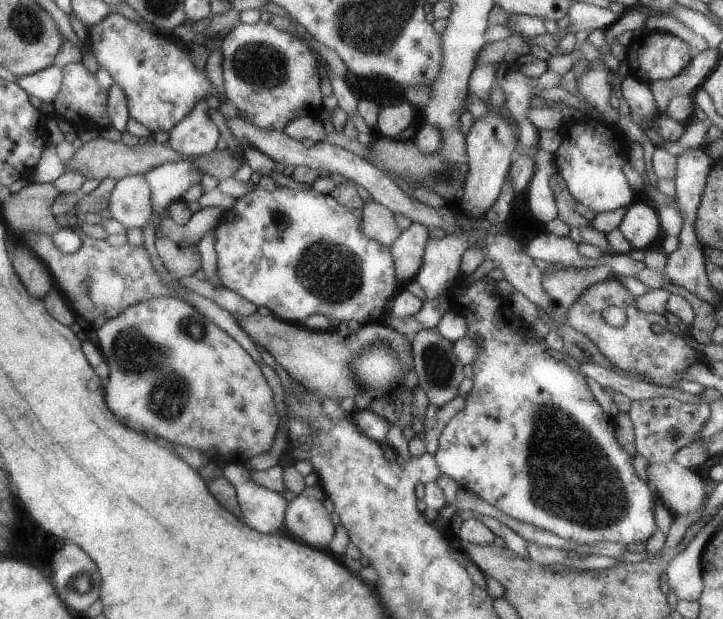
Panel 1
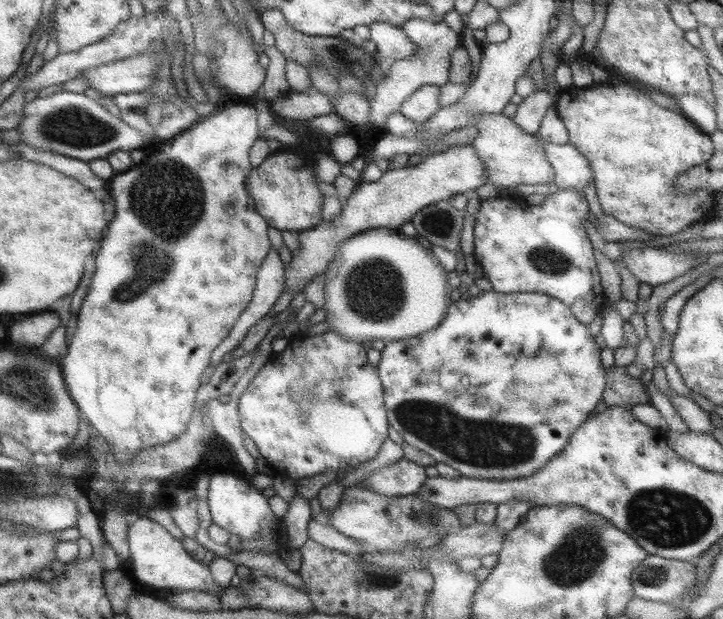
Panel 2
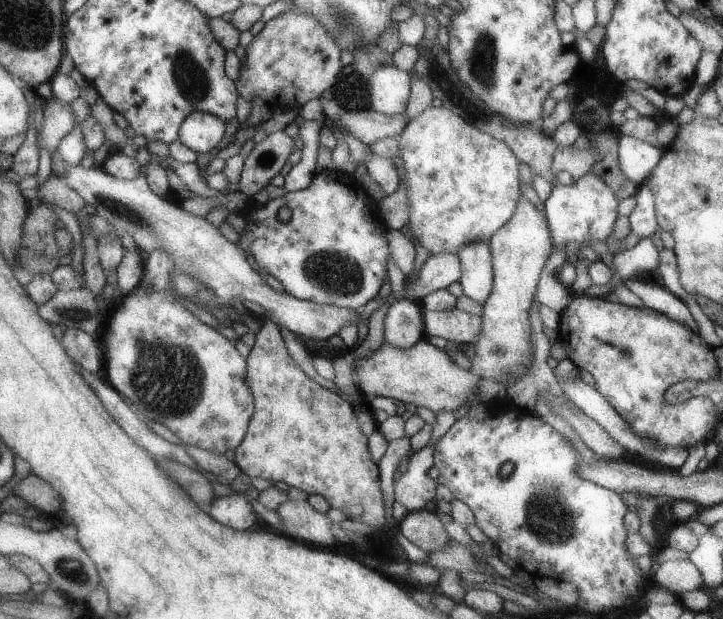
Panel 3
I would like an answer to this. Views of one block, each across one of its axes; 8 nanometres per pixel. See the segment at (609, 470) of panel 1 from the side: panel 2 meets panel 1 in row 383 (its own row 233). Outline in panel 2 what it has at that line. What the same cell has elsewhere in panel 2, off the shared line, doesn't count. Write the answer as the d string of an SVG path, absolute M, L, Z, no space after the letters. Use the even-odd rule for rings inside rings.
M559 189L557 192L554 192L553 195L546 195L543 203L530 206L526 206L526 204L524 204L524 208L522 208L522 204L518 204L518 202L514 202L514 200L502 200L502 198L499 196L490 199L482 199L480 202L480 208L475 217L476 219L473 235L476 250L474 255L477 262L483 269L484 276L491 282L494 291L504 294L542 293L554 298L558 298L558 300L562 301L564 304L567 304L573 311L574 316L576 316L578 321L582 322L582 324L585 324L586 326L589 326L594 318L598 317L600 312L604 310L608 300L606 298L606 294L604 294L600 282L600 272L598 272L596 258L594 257L594 252L592 250L593 246L588 238L586 228L584 227L585 222L593 221L594 218L590 211L586 196L583 192L579 192L578 190Z

